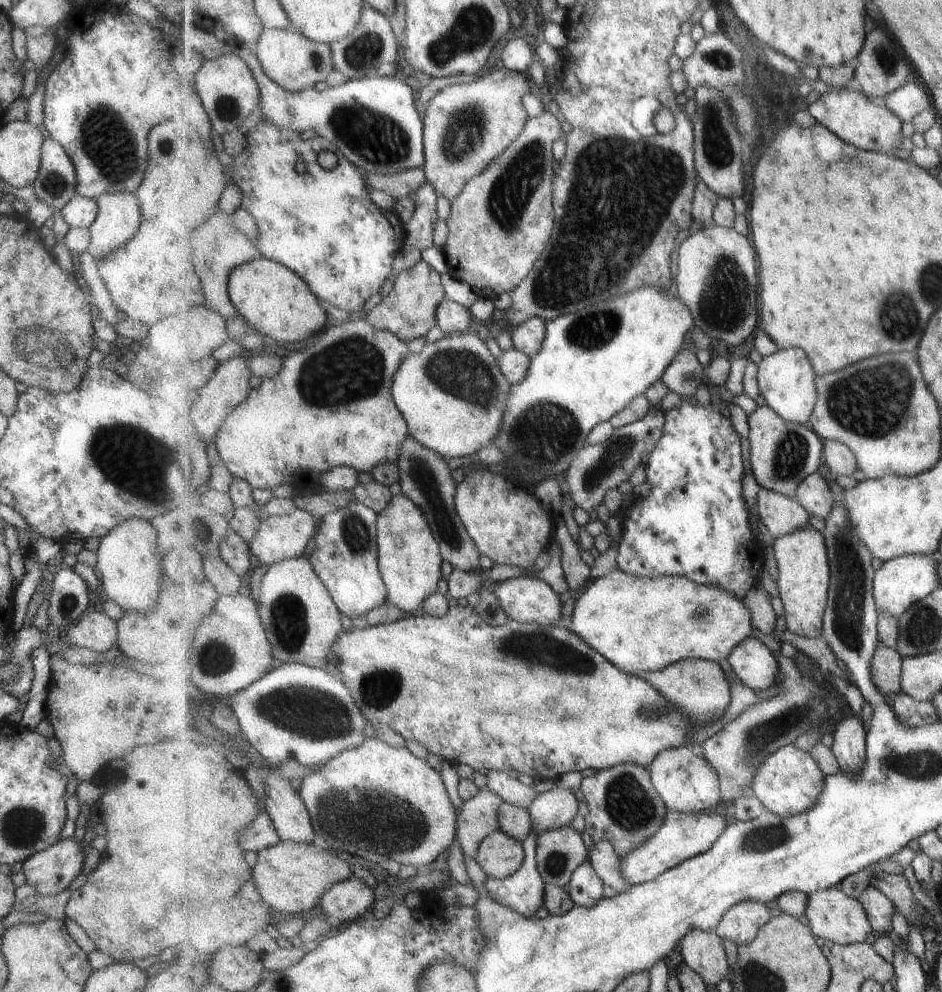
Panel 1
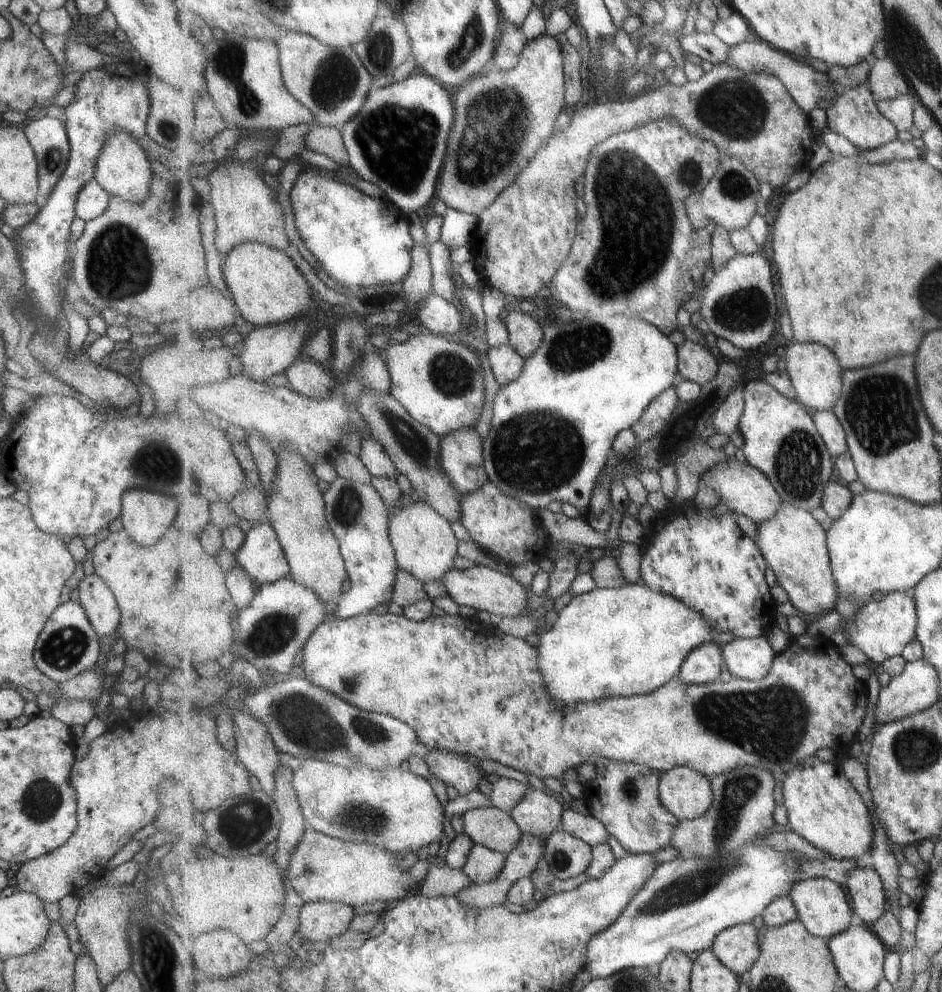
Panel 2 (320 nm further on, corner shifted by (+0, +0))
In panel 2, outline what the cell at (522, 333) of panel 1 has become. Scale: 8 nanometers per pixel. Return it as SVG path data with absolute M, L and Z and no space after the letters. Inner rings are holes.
M511 307L506 314L506 324L510 345L524 358L533 356L543 344L543 329L539 322L528 313Z

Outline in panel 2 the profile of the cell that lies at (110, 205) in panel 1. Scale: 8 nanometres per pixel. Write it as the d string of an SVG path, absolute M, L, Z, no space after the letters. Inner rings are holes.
M119 129L111 133L103 143L95 161L95 168L92 178L103 190L106 190L111 197L119 197L124 201L141 203L148 195L150 178L154 173L153 167L147 160L143 149L137 141L125 131Z

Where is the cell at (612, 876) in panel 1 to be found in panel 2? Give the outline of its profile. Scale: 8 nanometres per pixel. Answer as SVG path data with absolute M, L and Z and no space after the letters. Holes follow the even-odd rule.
M582 806L564 810L562 828L592 847L605 844L610 834L607 827L595 815L586 812Z

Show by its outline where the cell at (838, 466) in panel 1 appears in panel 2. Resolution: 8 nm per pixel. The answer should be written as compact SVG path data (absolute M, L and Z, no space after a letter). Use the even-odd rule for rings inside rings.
M835 411L813 412L812 417L833 458L849 451L845 428L840 423L840 418Z

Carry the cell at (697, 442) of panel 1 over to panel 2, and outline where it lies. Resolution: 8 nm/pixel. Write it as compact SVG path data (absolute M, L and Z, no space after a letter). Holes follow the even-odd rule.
M694 503L683 505L673 520L658 521L656 528L648 530L648 544L641 551L642 582L697 610L717 632L731 632L740 639L765 637L778 618L765 580L766 558L739 528L734 515L717 517L711 510L699 509Z

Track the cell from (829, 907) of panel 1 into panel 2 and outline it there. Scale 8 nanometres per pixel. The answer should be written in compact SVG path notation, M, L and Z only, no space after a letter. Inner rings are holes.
M817 877L797 881L788 896L796 906L799 919L805 923L807 930L810 930L810 933L815 936L830 939L849 929L851 922L853 922L853 912L851 912L848 901L849 894L843 886L830 878Z

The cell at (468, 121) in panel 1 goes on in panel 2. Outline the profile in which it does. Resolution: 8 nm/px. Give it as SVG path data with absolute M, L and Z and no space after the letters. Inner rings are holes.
M549 33L542 34L532 41L528 41L519 64L513 70L493 72L473 77L465 88L452 96L457 102L455 114L455 130L451 132L447 162L442 168L439 188L436 196L449 208L469 213L478 217L489 208L499 194L509 188L523 167L549 142L554 135L557 116L563 112L565 106L565 82L567 82L565 55L557 37Z

